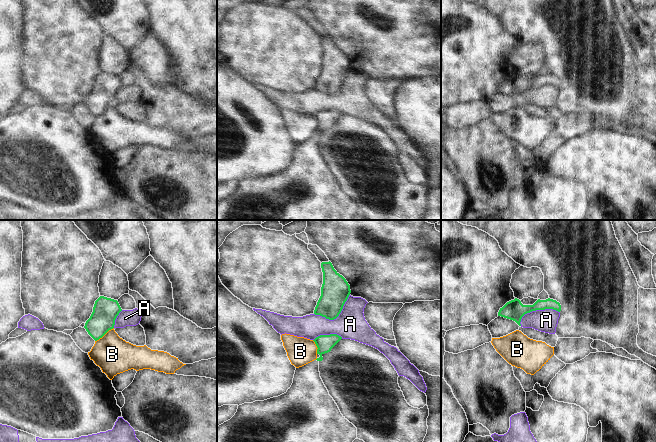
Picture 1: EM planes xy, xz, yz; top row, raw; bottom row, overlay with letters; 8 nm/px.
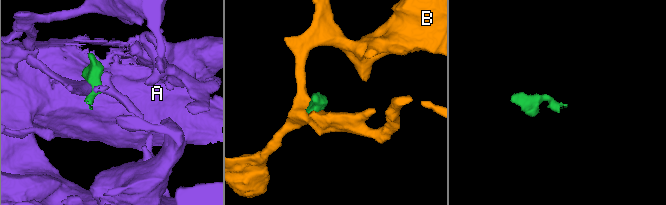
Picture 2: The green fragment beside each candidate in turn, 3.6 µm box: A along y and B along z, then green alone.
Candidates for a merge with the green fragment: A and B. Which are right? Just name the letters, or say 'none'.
none

